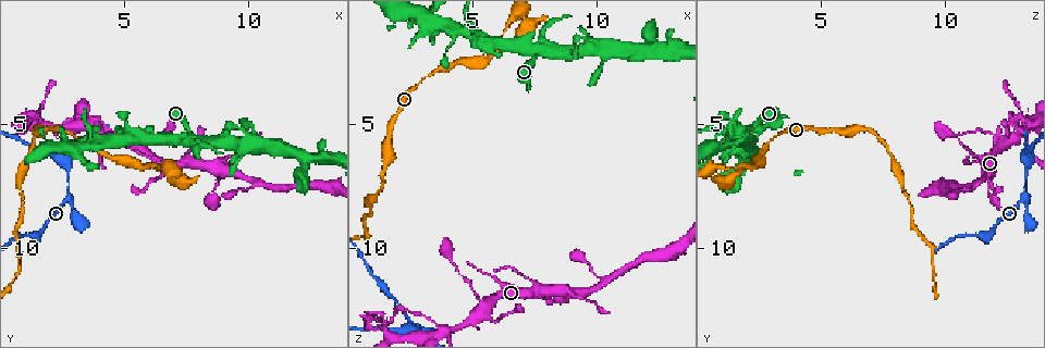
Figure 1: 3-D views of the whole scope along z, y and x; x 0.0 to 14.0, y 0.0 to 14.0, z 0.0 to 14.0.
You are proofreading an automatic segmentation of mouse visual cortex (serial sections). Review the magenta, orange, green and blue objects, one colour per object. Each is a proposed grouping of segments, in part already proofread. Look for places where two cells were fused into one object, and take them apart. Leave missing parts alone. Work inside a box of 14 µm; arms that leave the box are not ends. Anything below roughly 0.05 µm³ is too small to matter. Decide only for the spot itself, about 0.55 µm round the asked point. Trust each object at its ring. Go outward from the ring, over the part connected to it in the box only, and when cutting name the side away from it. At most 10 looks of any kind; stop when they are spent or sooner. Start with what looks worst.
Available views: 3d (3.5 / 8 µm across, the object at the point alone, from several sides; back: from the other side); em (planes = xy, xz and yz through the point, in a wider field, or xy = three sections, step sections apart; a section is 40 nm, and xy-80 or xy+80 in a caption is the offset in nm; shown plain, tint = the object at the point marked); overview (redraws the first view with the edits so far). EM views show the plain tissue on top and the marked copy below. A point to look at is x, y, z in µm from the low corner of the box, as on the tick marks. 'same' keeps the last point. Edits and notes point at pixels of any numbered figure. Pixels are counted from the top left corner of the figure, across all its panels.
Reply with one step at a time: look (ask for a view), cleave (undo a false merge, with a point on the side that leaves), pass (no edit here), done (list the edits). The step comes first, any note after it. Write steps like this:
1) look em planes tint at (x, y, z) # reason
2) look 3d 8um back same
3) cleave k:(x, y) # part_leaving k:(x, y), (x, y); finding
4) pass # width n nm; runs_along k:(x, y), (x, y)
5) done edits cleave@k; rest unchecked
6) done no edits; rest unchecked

look 3d 8um at (1.4, 4.9, 13.2)

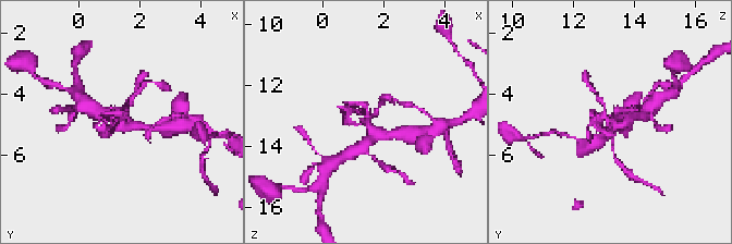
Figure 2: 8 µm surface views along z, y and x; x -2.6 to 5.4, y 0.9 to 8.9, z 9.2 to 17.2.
look 3d 3.5um at (1.5, 4.9, 13.2)

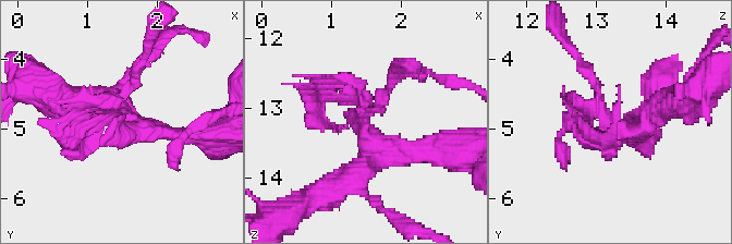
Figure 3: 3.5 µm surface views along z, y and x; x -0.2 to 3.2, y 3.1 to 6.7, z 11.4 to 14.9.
pass # runs_along 3:(179, 136), (119, 126), (143, 62); all the same cell

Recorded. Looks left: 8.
look 3d 3.5um at (6.2, 6.7, 1.9)

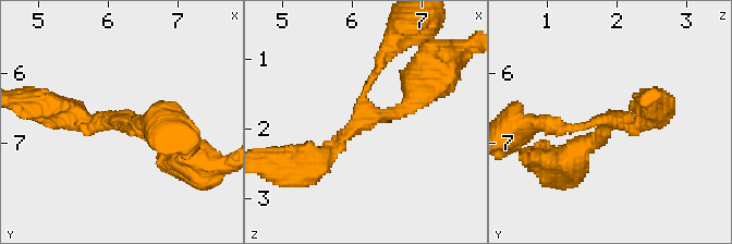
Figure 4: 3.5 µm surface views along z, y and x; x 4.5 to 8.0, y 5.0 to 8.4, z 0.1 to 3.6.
look em xy step 3 tint at (6.10, 6.70, 1.90) # arms 3; arm_widths 150, 200, 350 nm

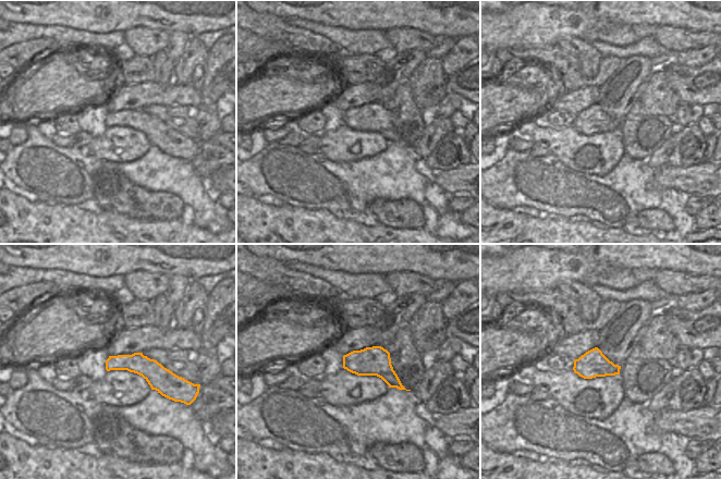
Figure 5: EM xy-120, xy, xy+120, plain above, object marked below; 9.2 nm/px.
pass # runs_along 4:(306, 166), (417, 94); continuous, no second cell

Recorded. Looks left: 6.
look 3d 3.5um at (7.7, 5.4, 2.1) # four or more arms meet

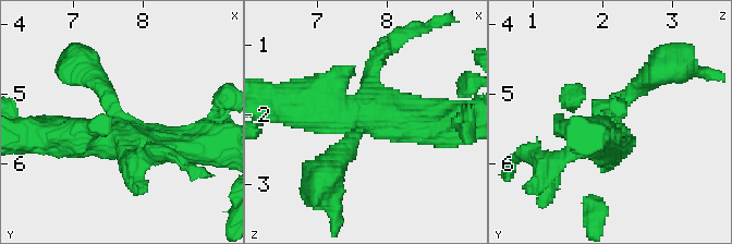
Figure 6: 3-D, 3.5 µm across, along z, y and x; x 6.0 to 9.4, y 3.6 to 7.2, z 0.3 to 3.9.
look em xy step 1 tint at (7.65, 5.45, 2.10)

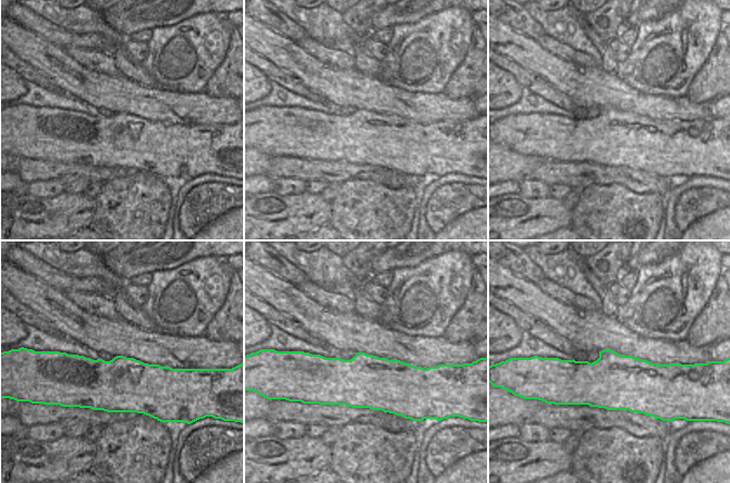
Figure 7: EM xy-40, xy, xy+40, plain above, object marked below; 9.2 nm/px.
pass # runs_along 6:(92, 74), (119, 125), (188, 148); continuous, no second cell

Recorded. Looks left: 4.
look 3d 3.5um at (10.3, 7.3, 11.4) # abrupt turn

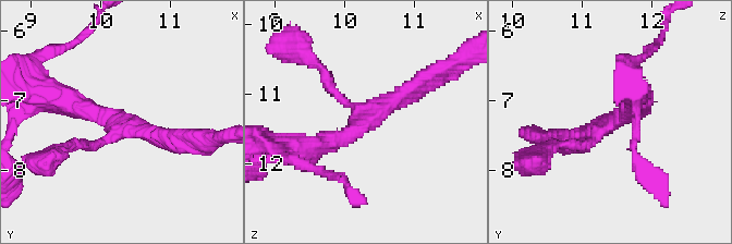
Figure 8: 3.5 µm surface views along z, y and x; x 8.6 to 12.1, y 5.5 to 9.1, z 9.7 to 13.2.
look em xy step 2 tint at (10.25, 7.30, 11.45) # now the EM

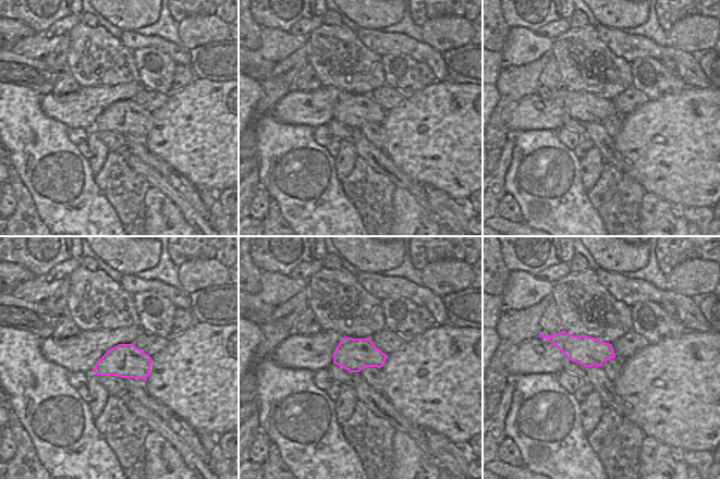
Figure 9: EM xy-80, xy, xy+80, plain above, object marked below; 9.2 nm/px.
pass # runs_along 8:(302, 148), (339, 139), (418, 87); one cell here

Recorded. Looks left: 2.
done no edits; rest unchecked

